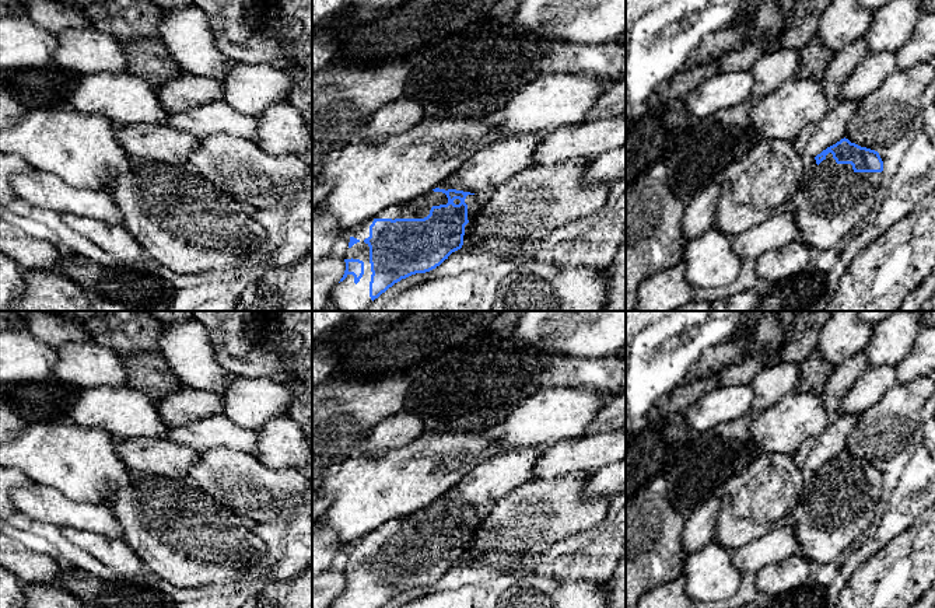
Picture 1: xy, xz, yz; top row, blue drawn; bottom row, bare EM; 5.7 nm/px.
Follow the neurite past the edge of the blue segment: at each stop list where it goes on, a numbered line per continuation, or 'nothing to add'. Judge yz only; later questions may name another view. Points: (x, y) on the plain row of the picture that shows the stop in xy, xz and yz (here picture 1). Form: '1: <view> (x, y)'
1: yz (832, 513)

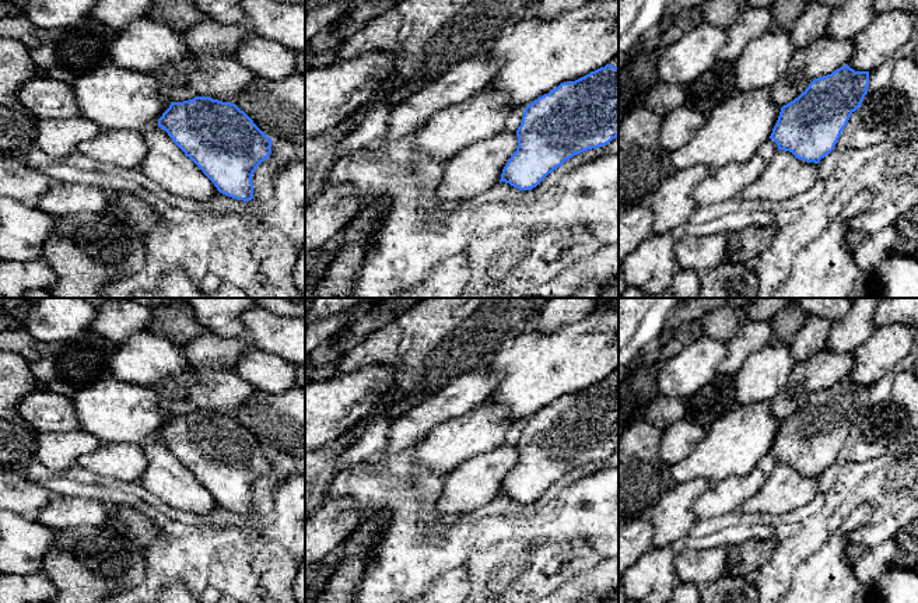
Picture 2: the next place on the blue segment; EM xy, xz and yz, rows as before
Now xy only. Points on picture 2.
nothing to add

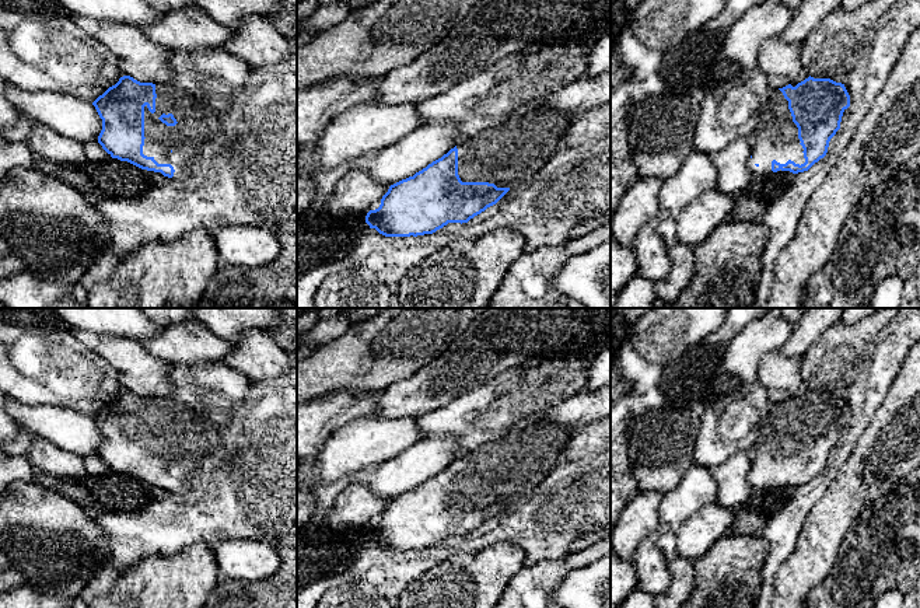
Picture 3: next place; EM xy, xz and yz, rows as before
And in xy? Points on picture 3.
1: xy (198, 439)

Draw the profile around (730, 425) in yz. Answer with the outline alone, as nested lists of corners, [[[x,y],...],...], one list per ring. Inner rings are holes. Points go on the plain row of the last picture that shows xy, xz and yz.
[[[759,380],[713,402],[699,420],[692,464],[714,469],[732,454],[753,450],[770,406]]]

